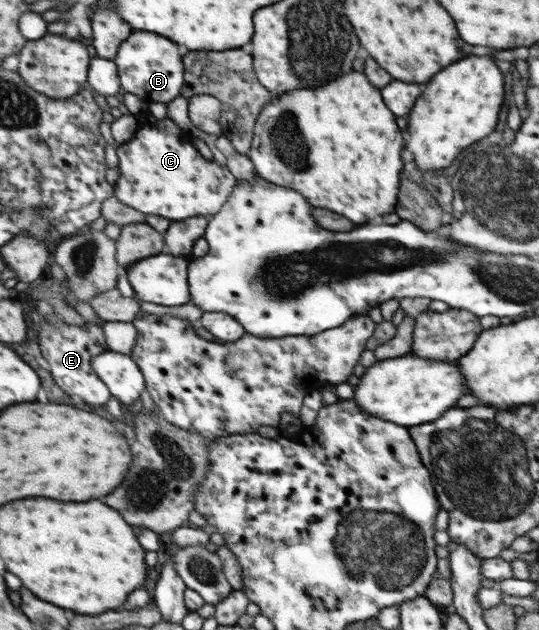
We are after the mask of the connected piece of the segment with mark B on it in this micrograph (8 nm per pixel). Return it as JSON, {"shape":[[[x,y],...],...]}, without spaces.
{"shape":[[[133,31],[117,51],[114,61],[124,92],[140,96],[144,101],[168,103],[182,94],[186,85],[185,56],[189,50],[170,38],[147,31]]]}

